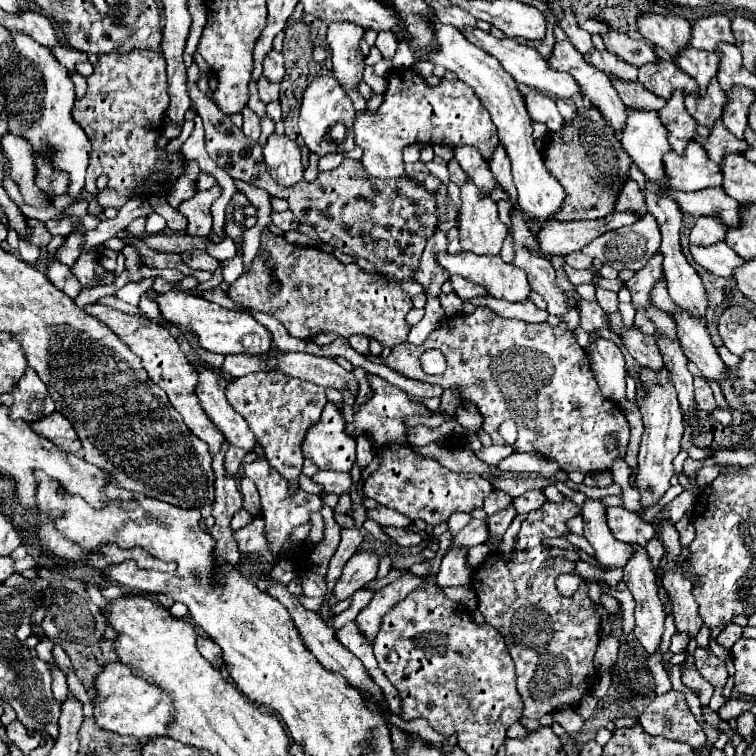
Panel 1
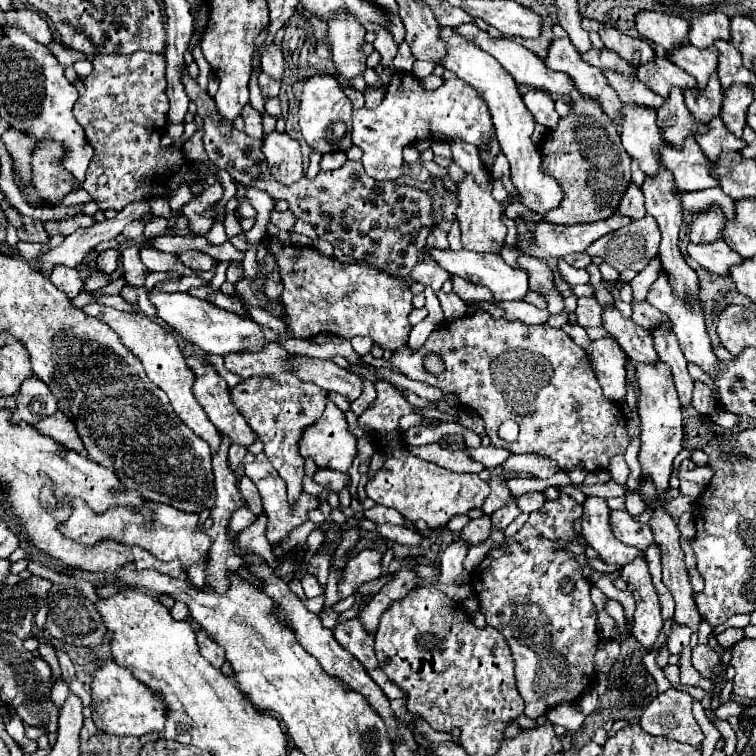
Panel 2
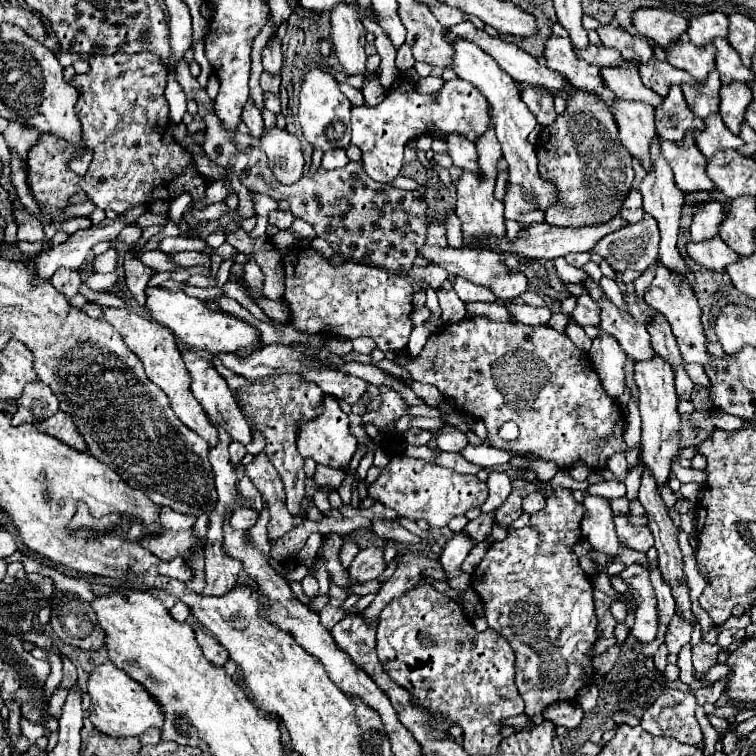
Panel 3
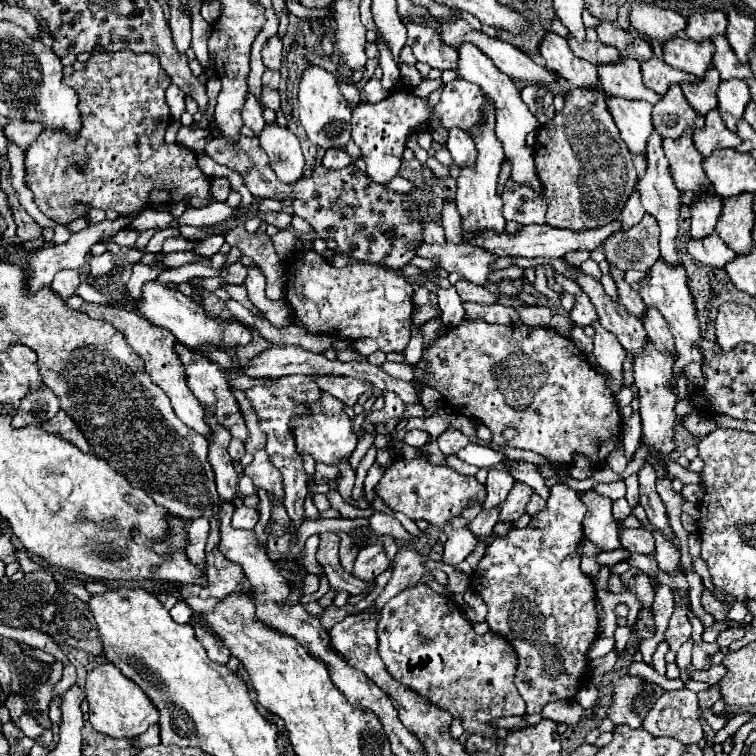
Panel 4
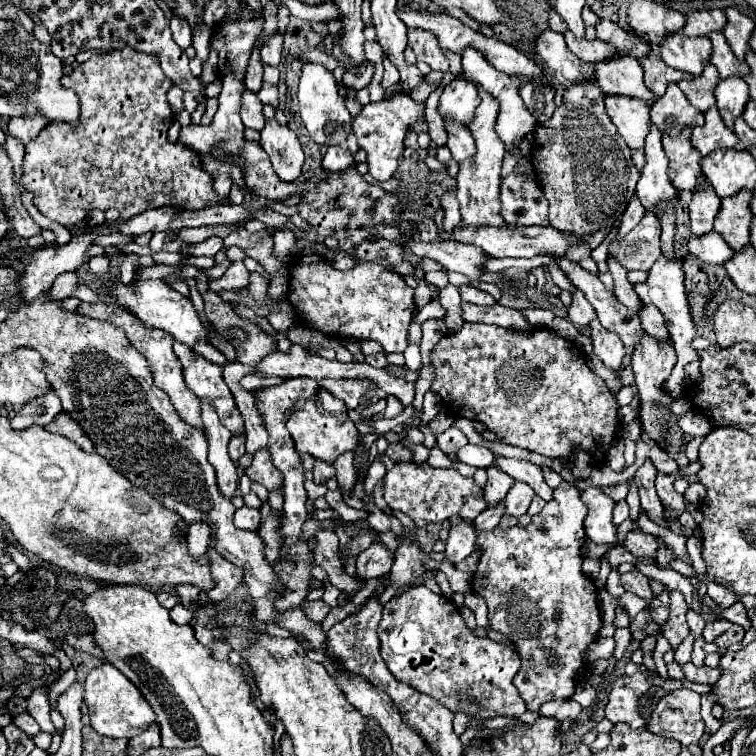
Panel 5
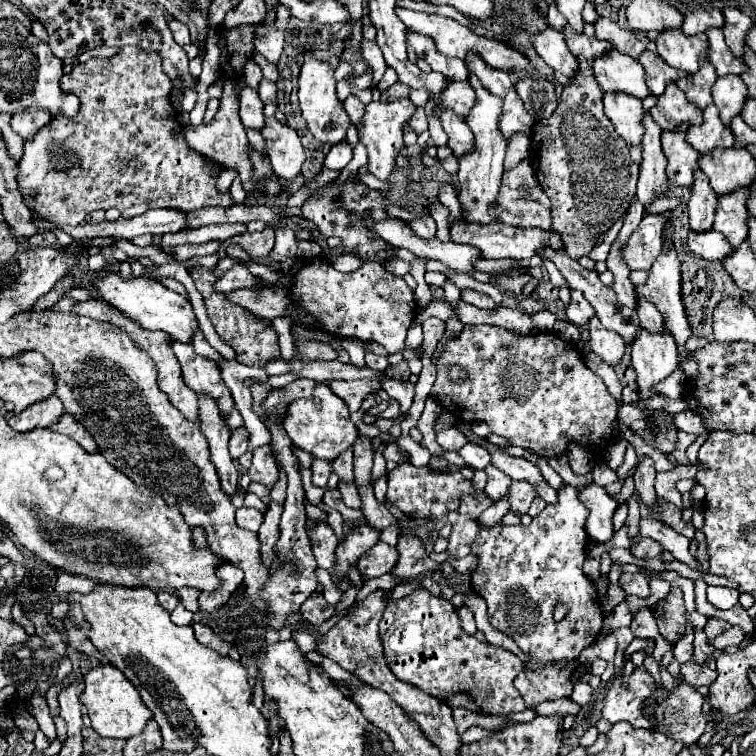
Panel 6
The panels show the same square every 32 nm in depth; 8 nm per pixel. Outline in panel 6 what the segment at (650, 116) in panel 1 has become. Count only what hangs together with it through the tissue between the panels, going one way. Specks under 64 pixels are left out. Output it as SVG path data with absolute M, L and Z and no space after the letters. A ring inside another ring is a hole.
M608 92L604 94L604 112L628 146L640 146L644 136L644 124L640 124L644 106L638 98L622 92Z

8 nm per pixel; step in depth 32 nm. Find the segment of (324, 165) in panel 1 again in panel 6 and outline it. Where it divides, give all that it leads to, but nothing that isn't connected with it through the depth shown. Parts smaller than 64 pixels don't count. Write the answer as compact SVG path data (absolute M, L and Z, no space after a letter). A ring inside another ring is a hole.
M336 144L330 148L330 152L324 158L324 168L330 170L344 170L348 166L348 162L352 160L352 148L348 144Z

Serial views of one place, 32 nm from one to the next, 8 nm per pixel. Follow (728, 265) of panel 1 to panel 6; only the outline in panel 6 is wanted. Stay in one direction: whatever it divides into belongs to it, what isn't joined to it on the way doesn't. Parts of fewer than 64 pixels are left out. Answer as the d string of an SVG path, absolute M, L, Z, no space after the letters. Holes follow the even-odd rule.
M690 232L688 234L688 248L690 252L694 252L696 256L704 258L704 260L712 260L712 262L722 262L724 258L728 258L732 254L732 246L728 244L728 240L724 236L720 236L720 232Z

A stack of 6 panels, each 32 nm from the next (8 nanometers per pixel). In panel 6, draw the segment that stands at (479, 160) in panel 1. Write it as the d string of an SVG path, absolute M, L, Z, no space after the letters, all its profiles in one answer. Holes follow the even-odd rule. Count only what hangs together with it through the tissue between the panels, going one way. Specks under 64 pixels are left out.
M440 106L436 108L436 114L440 116L442 128L446 130L446 134L448 134L448 138L450 138L450 140L448 140L448 146L452 148L454 156L456 156L456 158L468 156L468 154L472 152L472 146L474 146L474 136L472 136L472 132L470 132L468 124L466 124L462 118L458 118L454 112L442 110Z

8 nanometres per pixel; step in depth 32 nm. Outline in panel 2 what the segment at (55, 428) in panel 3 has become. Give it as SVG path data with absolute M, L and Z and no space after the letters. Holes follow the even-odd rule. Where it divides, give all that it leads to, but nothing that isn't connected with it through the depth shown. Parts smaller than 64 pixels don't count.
M60 410L56 414L40 420L40 424L36 424L36 430L44 432L44 436L50 436L58 444L64 444L64 448L72 448L74 452L80 452L84 448L74 424Z

